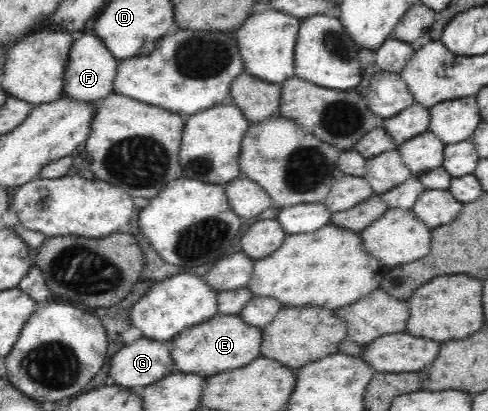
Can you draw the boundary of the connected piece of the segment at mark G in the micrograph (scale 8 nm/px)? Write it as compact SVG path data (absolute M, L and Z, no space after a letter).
M143 336L118 349L108 370L114 385L141 390L176 372L168 344L169 341L155 341Z

